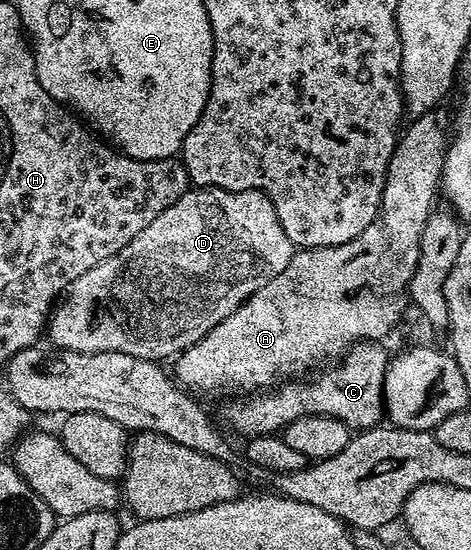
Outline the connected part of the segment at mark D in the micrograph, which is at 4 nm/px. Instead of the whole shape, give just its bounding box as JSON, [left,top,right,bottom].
[49,187,293,361]

